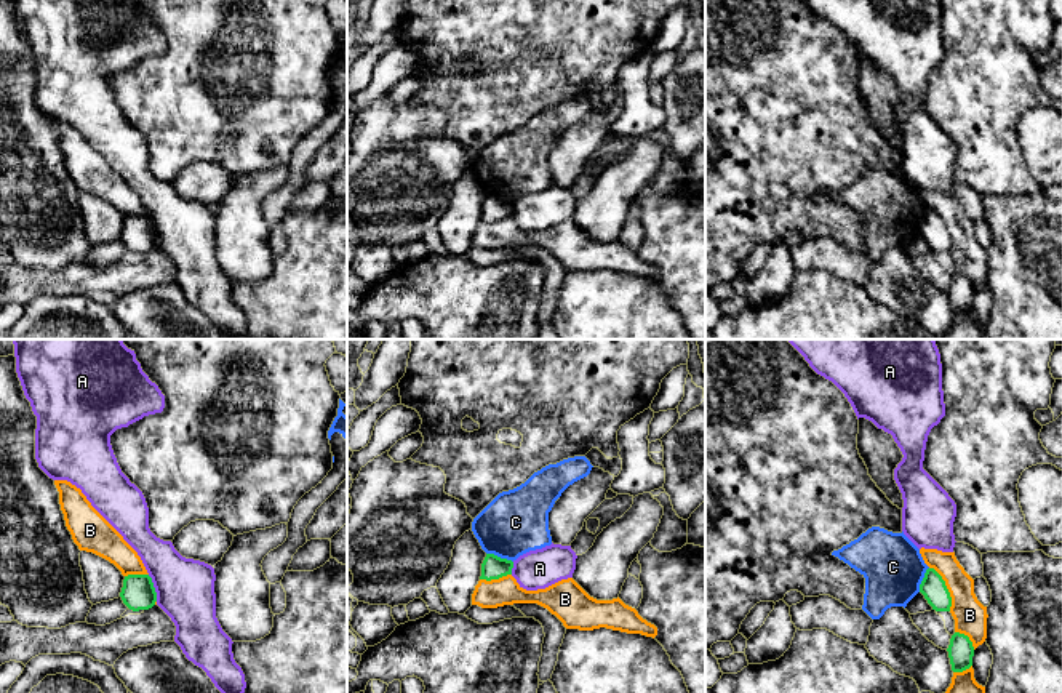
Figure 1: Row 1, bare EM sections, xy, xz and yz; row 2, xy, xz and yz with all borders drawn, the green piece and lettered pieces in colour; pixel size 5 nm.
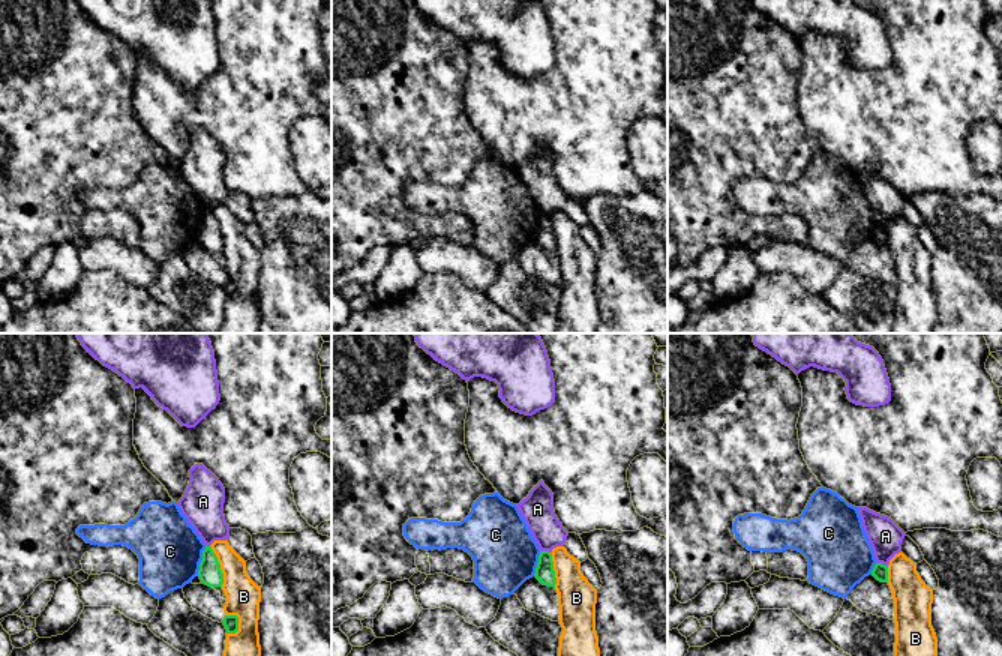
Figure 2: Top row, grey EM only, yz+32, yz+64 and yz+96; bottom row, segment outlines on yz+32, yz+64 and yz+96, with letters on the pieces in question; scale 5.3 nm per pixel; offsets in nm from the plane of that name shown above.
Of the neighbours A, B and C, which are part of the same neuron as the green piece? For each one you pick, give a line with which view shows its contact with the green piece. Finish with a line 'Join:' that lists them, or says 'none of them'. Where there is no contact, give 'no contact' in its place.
Join: none of them

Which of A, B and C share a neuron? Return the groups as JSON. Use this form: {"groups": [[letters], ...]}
{"groups": [["A"], ["B"], ["C"]]}

